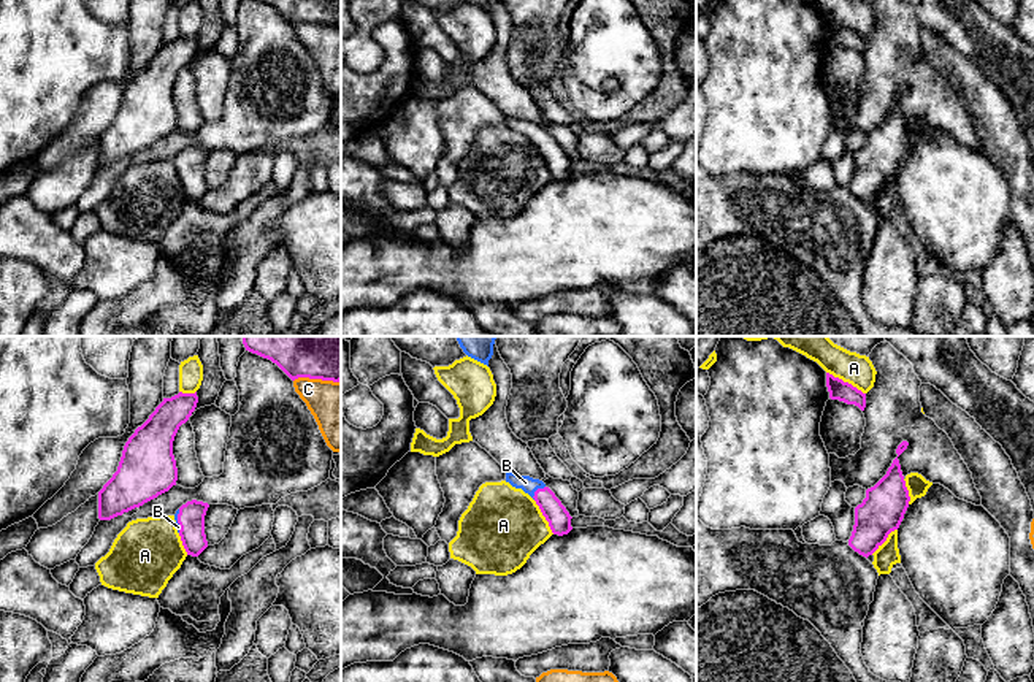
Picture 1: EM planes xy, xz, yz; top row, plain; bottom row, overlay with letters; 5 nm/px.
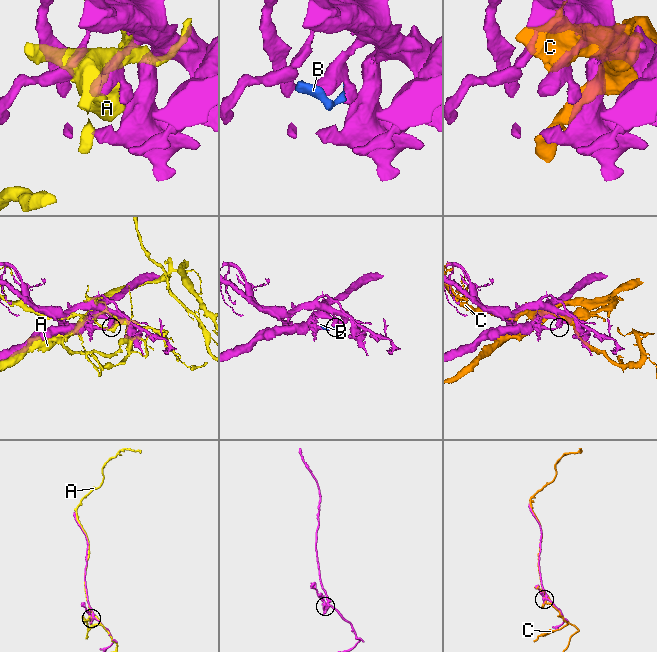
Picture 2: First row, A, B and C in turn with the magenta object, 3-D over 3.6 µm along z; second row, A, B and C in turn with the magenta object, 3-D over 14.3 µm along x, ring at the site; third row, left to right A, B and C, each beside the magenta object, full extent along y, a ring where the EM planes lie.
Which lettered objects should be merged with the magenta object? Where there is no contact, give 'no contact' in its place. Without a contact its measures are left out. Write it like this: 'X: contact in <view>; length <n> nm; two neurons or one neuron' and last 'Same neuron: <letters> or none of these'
A: contact in yz; length 240 nm; two neurons
B: contact in xz; length 90 nm; one neuron
C: contact in xy; length 240 nm; two neurons
Same neuron: B

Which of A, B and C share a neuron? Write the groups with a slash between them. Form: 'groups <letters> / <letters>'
groups A / B / C

